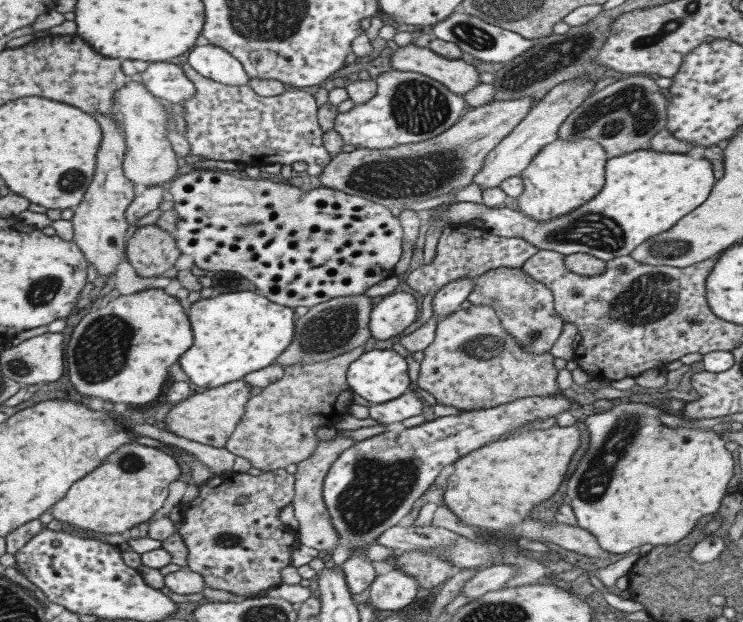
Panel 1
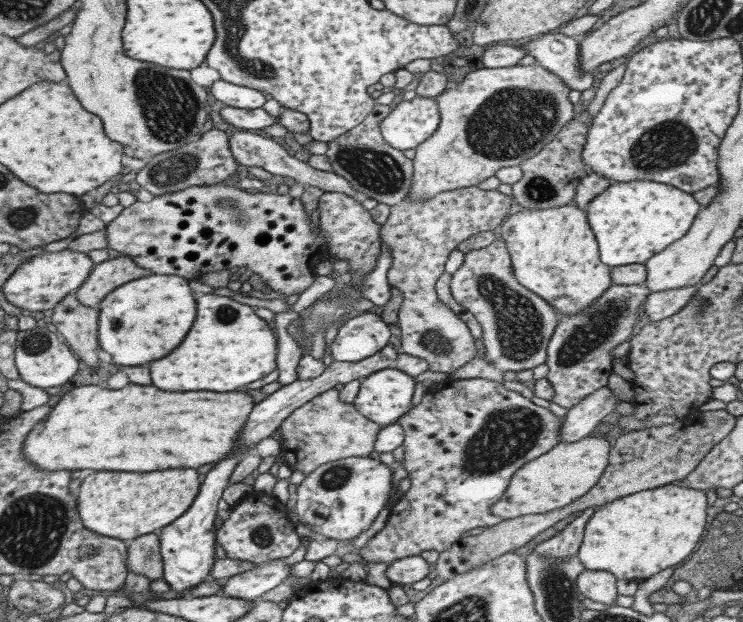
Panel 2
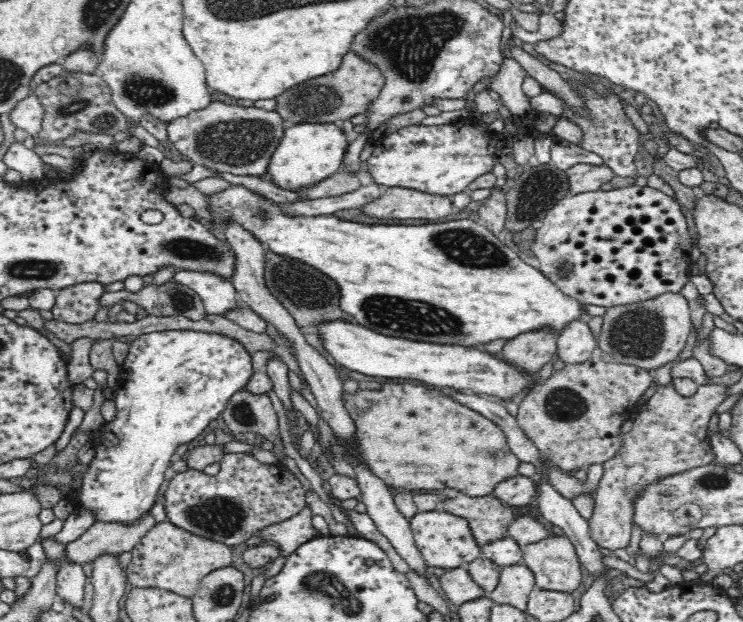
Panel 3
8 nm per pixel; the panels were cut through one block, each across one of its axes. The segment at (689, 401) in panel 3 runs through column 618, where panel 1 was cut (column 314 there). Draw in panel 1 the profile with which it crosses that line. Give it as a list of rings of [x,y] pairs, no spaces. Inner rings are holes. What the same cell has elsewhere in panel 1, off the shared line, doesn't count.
[[[341,434],[333,436],[327,442],[319,439],[315,450],[306,459],[296,464],[294,495],[290,503],[294,510],[294,516],[297,519],[297,528],[295,529],[299,533],[297,542],[298,544],[303,544],[303,546],[315,548],[315,550],[320,552],[320,555],[335,545],[339,545],[340,542],[331,526],[329,515],[322,501],[322,482],[331,463],[339,456],[340,452],[349,448],[353,443],[353,440],[345,438]]]

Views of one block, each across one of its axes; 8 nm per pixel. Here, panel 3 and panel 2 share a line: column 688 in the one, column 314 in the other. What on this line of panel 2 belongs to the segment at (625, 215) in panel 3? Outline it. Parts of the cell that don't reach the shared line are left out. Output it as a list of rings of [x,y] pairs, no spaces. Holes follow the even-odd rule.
[[[217,183],[207,186],[191,186],[177,192],[168,192],[161,196],[154,195],[151,200],[145,202],[135,201],[119,212],[113,220],[105,224],[104,235],[107,243],[106,248],[111,248],[111,250],[116,250],[128,256],[139,268],[151,271],[153,275],[175,275],[190,280],[199,278],[205,272],[227,269],[231,271],[233,268],[243,266],[249,268],[251,272],[258,274],[259,278],[271,291],[279,293],[281,299],[284,299],[287,296],[297,296],[297,294],[303,292],[314,281],[314,278],[317,277],[314,271],[315,264],[321,263],[325,259],[329,260],[328,252],[324,248],[324,238],[320,235],[320,228],[312,228],[308,217],[298,198],[290,198],[287,194],[277,195],[272,186],[267,186],[259,190],[258,193],[250,194],[243,189],[231,187],[224,183]]]

